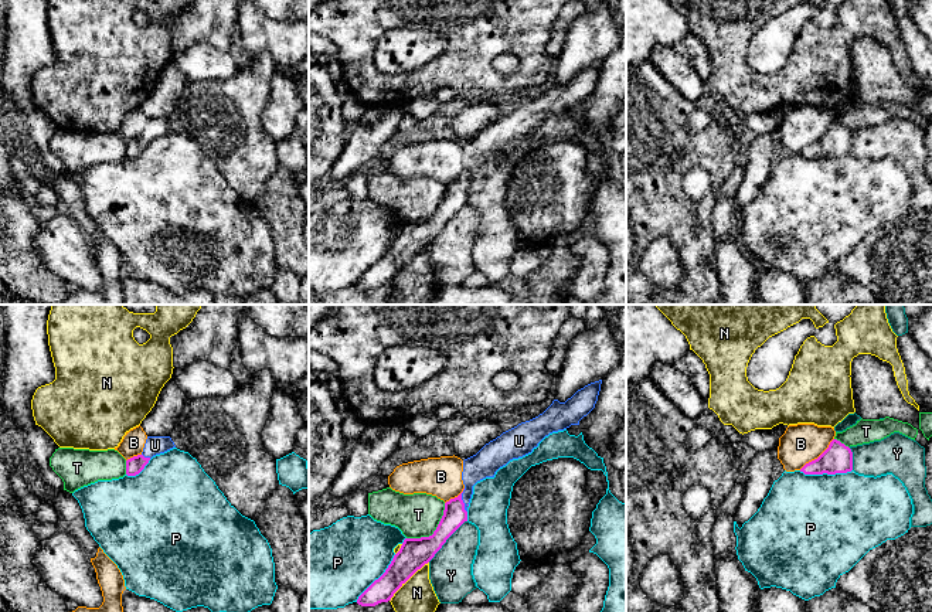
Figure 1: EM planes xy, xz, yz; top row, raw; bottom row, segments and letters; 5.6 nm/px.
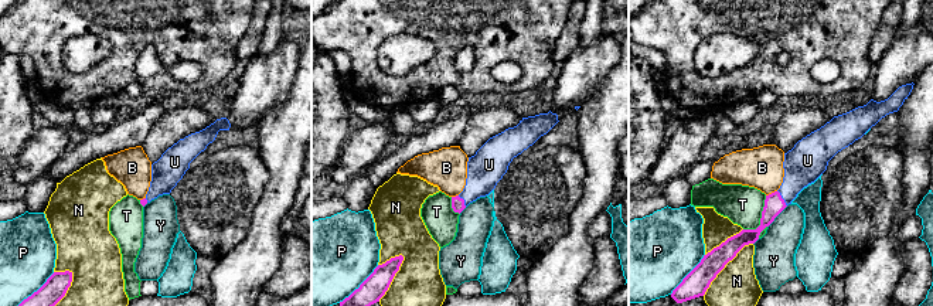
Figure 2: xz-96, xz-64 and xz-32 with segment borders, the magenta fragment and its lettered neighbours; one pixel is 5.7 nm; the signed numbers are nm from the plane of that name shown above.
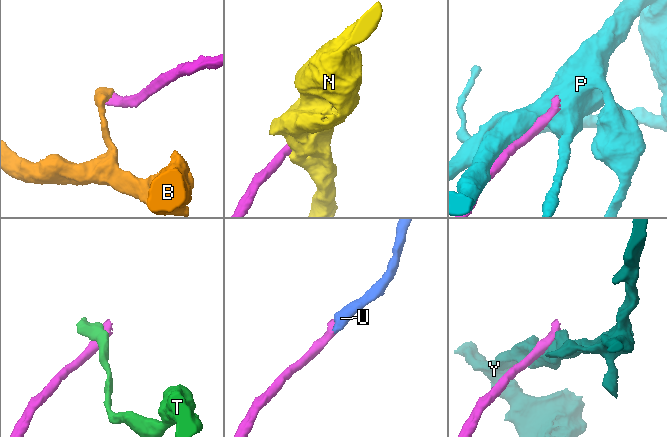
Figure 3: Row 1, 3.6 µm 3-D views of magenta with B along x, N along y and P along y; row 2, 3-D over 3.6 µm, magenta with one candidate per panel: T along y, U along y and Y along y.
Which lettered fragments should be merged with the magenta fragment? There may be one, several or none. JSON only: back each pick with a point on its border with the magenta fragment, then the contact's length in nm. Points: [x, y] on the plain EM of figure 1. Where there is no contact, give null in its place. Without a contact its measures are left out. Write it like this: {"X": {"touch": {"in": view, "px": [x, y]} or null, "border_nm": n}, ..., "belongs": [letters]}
{"U": {"touch": {"in": "xz", "px": [462, 183]}, "border_nm": 140}, "belongs": ["U"]}

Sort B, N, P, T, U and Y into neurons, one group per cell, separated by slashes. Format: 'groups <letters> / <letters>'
groups B / N / P / T / U / Y

